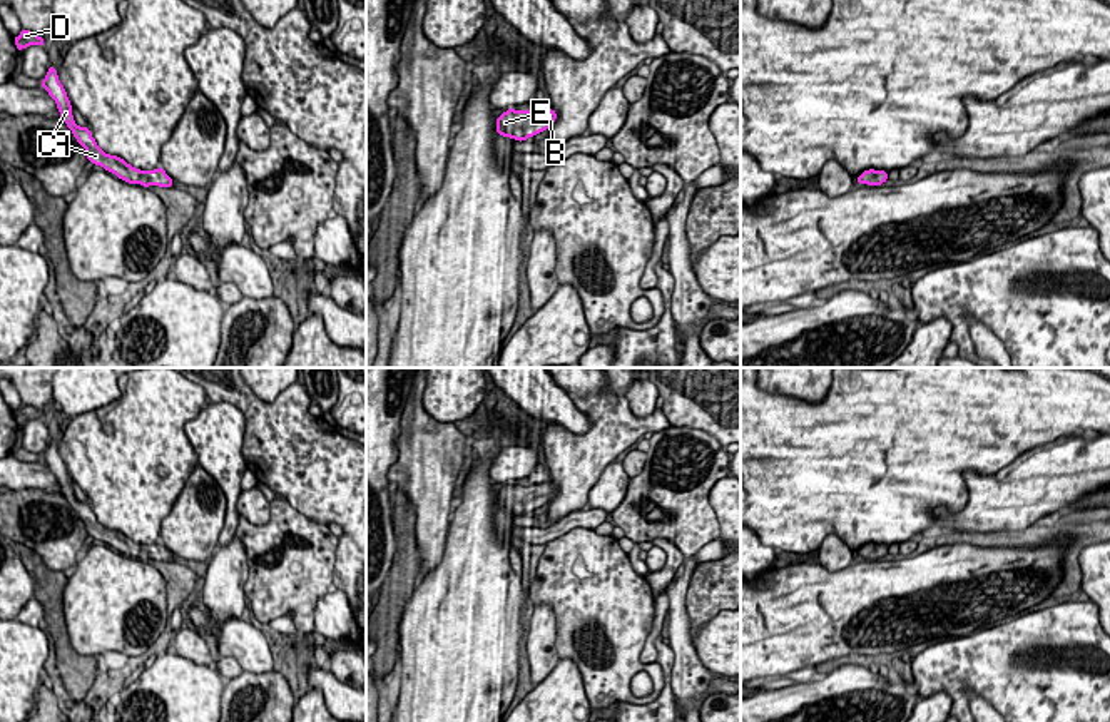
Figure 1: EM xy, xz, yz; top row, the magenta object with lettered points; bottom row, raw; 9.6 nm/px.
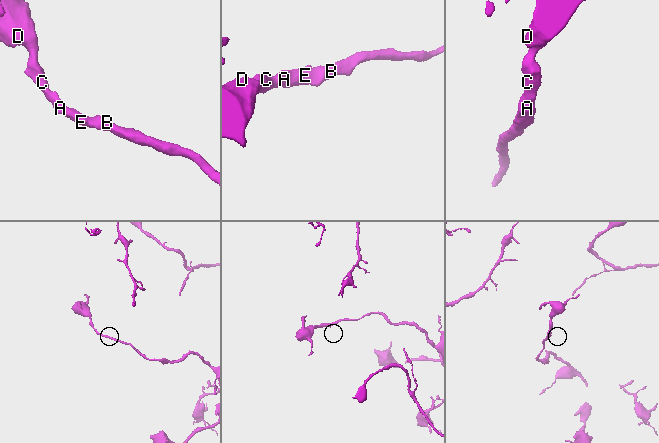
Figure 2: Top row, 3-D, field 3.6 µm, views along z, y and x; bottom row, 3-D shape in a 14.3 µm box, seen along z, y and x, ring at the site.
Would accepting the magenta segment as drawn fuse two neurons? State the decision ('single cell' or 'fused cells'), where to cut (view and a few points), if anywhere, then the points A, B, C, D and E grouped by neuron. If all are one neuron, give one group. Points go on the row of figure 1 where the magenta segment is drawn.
single cell; no cut; A B C D E

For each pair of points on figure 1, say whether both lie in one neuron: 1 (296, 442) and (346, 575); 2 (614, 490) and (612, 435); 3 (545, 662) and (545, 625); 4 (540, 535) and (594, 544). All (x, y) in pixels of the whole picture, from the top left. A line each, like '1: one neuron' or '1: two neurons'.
1: one neuron
2: two neurons
3: one neuron
4: two neurons

